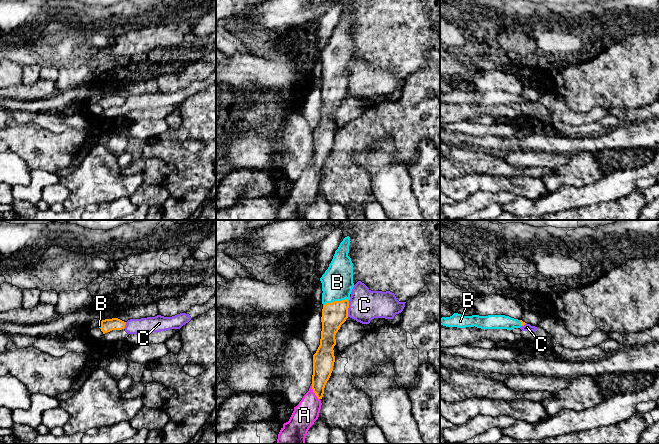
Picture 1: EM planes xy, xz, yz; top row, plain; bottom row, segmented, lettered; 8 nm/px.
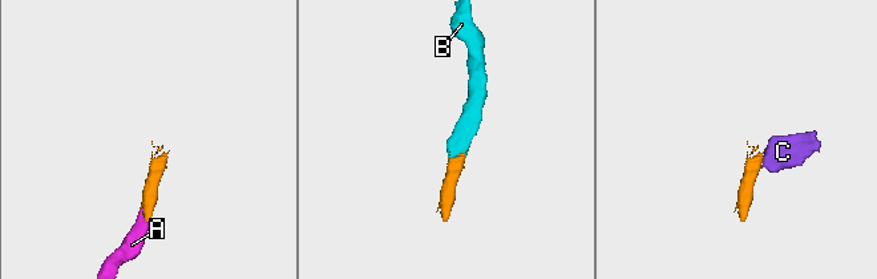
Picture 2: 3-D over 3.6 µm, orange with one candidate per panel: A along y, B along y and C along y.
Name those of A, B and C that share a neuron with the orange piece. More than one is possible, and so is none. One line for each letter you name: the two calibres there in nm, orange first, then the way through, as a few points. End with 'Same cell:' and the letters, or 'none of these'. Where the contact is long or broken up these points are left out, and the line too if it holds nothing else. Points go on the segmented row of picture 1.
A: 170 nm thick on the orange side, 190 nm on the other; runs through xz (323, 362), (318, 385), (313, 391), (310, 406), (304, 415)
B: 200 nm thick on the orange side, 260 nm on the other; runs through xz (334, 314), (335, 301), (337, 282)
Same cell: A, B

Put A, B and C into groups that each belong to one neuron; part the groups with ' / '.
A B / C

